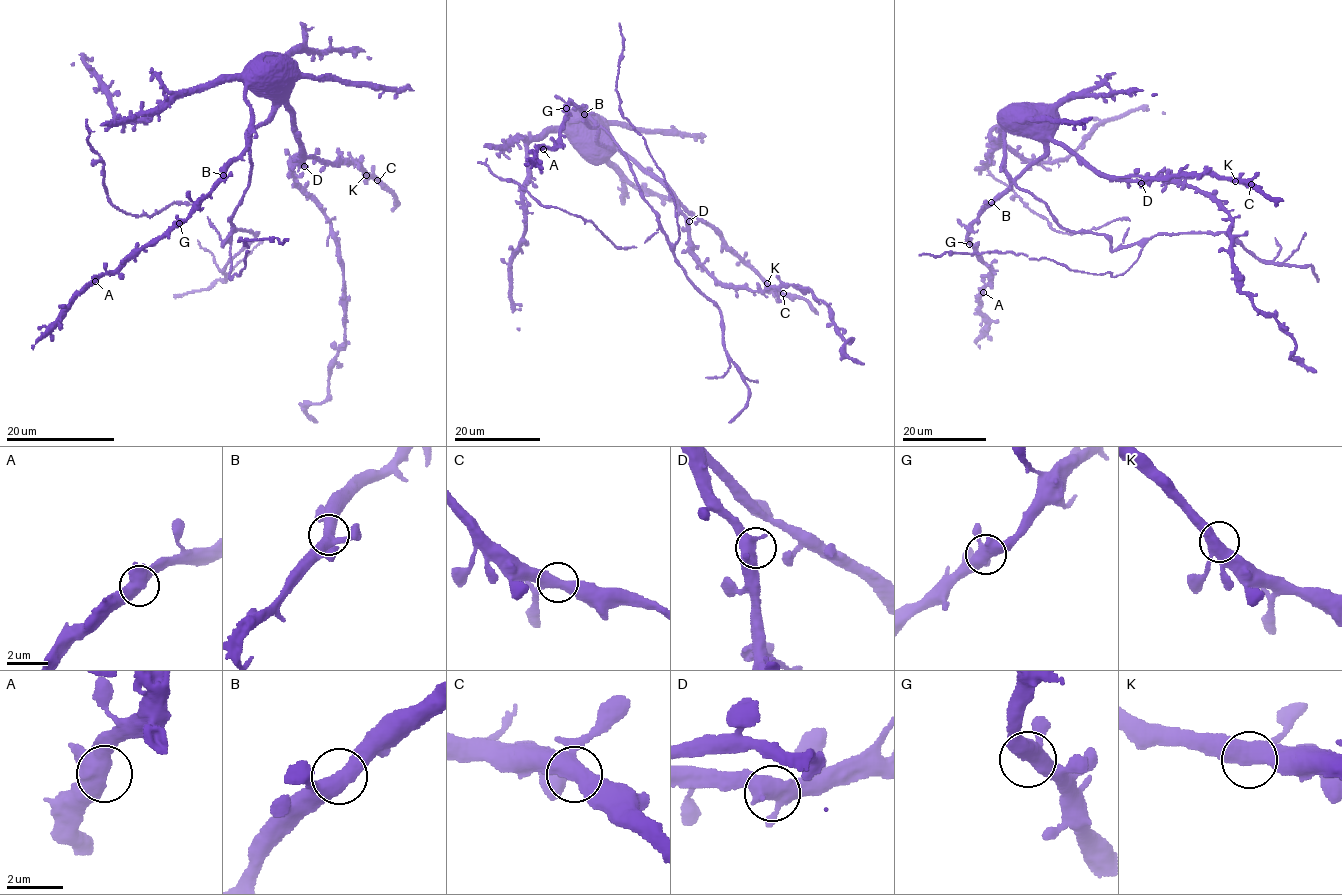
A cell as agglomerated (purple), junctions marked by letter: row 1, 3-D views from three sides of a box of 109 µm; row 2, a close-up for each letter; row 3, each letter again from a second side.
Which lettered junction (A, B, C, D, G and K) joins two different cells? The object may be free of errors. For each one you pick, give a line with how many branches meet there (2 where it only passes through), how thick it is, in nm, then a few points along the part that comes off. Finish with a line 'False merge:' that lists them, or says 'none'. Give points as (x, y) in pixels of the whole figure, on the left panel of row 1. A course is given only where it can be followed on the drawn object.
False merge: none

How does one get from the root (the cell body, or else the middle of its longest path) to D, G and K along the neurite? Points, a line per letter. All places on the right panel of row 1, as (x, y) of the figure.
D: (1010, 119), (1011, 111), (1012, 122), (1027, 136), (1054, 139), (1102, 172), (1141, 183)
G: (1010, 119), (1010, 111), (1001, 121), (1006, 131), (1004, 153), (1010, 187), (979, 215), (967, 238), (969, 244)
K: (1010, 119), (1011, 111), (1012, 122), (1027, 136), (1054, 139), (1109, 176), (1144, 178), (1216, 174), (1235, 181)

